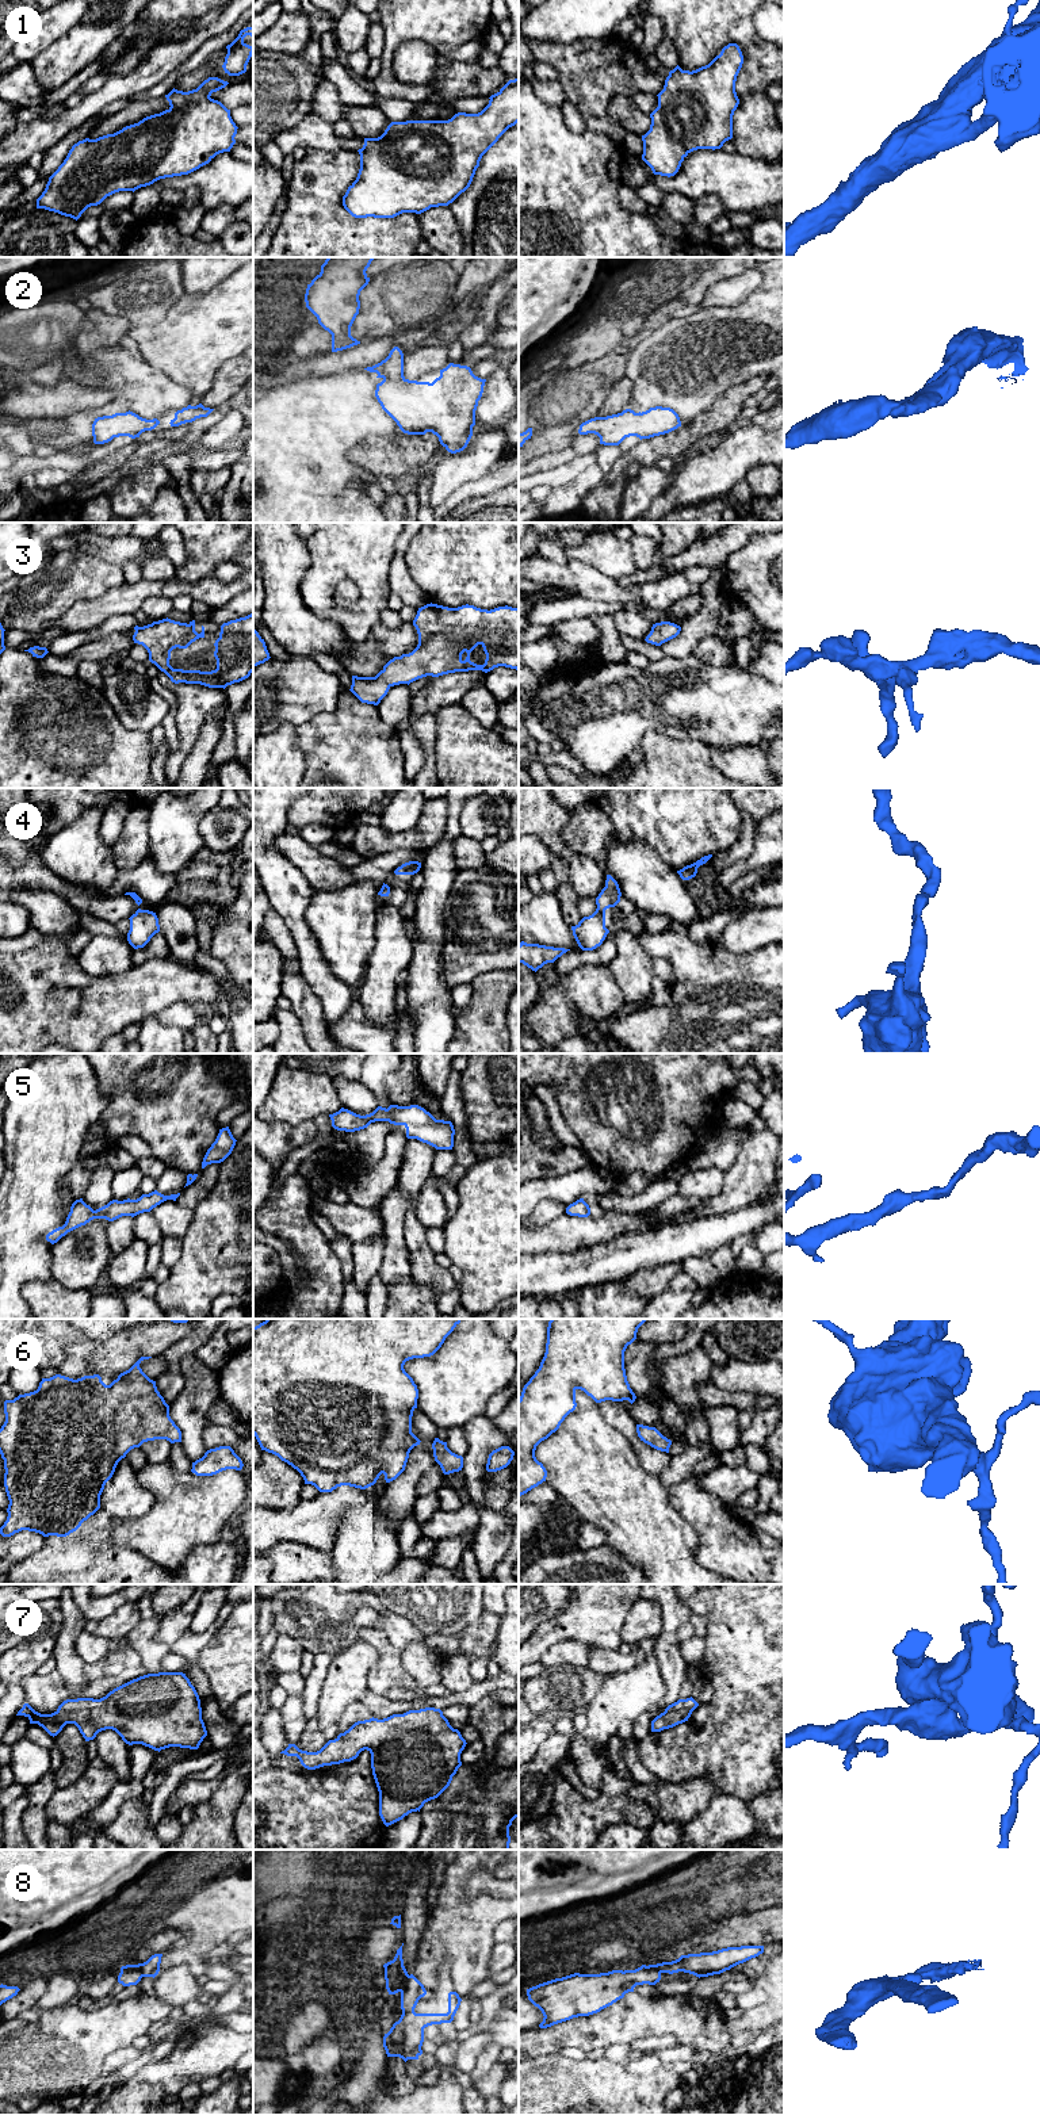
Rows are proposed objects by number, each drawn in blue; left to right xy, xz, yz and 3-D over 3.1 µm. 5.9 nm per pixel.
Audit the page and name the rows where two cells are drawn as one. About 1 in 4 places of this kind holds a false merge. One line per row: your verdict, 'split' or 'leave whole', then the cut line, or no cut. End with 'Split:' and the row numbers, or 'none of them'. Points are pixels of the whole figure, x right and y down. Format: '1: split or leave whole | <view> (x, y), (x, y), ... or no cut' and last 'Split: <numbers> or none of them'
1: leave whole | no cut
2: leave whole | no cut
3: leave whole | no cut
4: leave whole | no cut
5: leave whole | no cut
6: leave whole | no cut
7: leave whole | no cut
8: split | xz (408, 1974), (400, 1991)
Split: 8

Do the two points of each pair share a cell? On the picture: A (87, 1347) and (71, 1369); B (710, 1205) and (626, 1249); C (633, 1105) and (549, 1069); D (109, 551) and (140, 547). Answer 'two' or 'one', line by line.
A: one
B: two
C: one
D: one

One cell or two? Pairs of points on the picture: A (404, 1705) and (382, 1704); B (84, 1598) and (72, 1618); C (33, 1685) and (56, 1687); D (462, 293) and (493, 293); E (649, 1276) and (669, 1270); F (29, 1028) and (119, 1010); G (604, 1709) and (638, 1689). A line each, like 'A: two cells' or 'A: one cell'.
A: one cell
B: two cells
C: one cell
D: two cells
E: one cell
F: one cell
G: one cell

